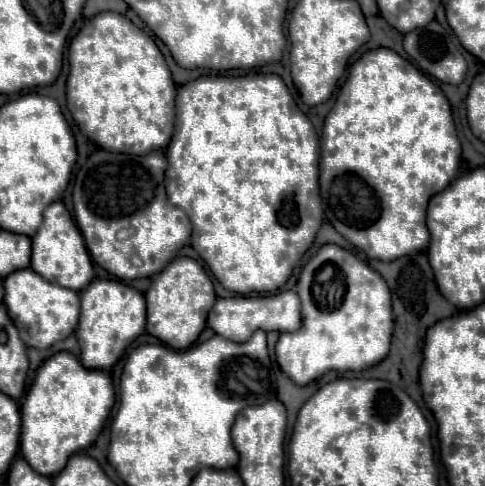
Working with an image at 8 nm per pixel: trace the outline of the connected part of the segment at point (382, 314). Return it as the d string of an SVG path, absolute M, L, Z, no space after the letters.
M324 245L320 251L306 263L296 283L296 293L302 301L302 327L294 333L282 333L276 343L276 361L280 369L296 383L308 385L322 377L328 371L362 371L380 363L390 349L390 337L394 329L392 319L392 295L382 275L376 273L370 265L360 261L348 249L338 245Z

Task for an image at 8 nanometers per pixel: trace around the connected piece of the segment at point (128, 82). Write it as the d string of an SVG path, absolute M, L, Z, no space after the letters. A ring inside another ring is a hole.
M98 13L70 41L68 61L68 111L88 139L106 151L128 155L168 147L176 117L176 85L164 55L148 33L120 13Z

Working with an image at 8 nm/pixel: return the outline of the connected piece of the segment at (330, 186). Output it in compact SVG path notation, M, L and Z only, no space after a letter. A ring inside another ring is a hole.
M382 47L382 49L374 49L374 51L364 53L350 67L348 79L342 85L332 111L328 113L328 117L324 121L324 128L320 138L320 195L322 195L326 219L334 225L334 229L342 237L346 237L354 247L362 249L370 259L388 261L388 259L410 256L412 251L424 251L430 241L430 234L428 229L426 229L426 207L428 207L428 201L430 201L432 195L444 191L444 187L448 187L448 183L452 183L452 179L456 175L456 169L458 169L458 163L460 163L460 141L456 137L456 127L454 127L450 103L448 103L446 95L442 93L442 89L430 77L426 77L410 61L402 59L392 49L384 49Z

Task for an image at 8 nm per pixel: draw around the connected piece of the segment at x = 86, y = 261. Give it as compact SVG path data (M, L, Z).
M56 201L46 207L44 223L40 231L32 237L32 269L46 281L58 283L74 291L84 289L94 279L94 267L88 249L84 247L84 237L80 235L80 229L72 221L62 201Z

